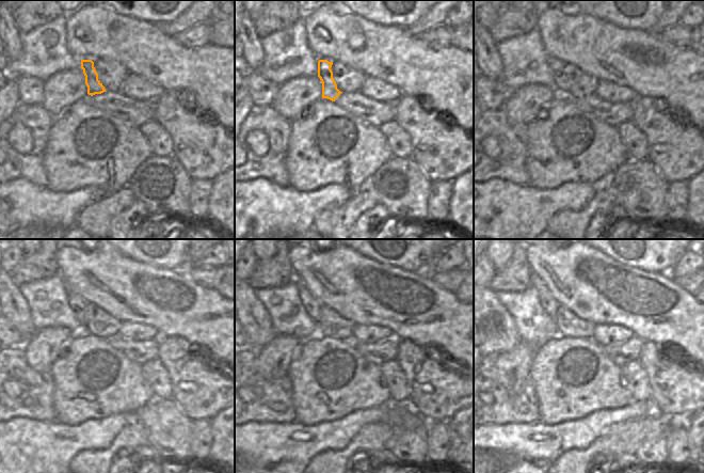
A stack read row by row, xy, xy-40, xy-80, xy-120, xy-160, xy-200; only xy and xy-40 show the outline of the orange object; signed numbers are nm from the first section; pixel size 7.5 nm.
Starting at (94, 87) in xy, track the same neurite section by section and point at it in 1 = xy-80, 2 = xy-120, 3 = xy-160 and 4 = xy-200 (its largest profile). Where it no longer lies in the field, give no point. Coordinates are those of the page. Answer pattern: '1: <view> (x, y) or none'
1: xy-80 (561, 82)
2: xy-120 (77, 303)
3: xy-160 (312, 305)
4: xy-200 (547, 302)

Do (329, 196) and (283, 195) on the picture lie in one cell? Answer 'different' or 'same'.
same

